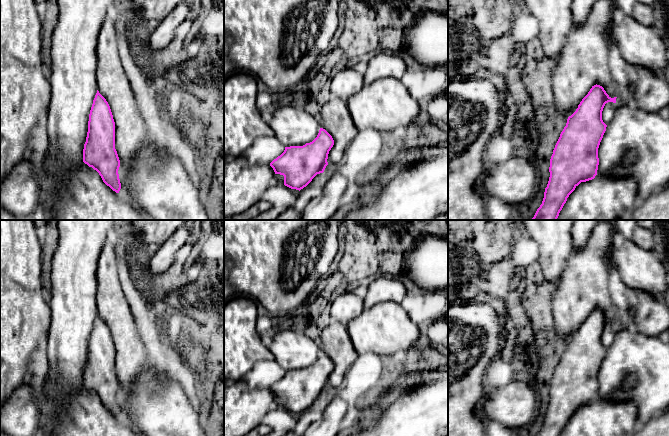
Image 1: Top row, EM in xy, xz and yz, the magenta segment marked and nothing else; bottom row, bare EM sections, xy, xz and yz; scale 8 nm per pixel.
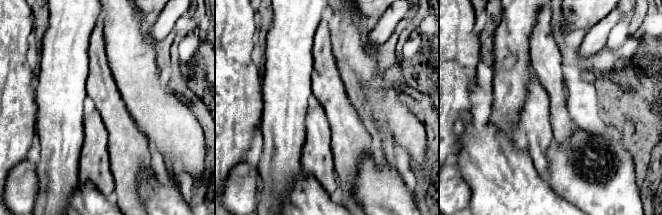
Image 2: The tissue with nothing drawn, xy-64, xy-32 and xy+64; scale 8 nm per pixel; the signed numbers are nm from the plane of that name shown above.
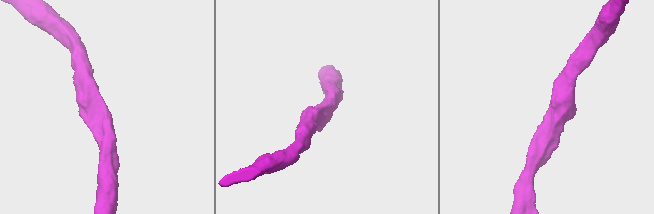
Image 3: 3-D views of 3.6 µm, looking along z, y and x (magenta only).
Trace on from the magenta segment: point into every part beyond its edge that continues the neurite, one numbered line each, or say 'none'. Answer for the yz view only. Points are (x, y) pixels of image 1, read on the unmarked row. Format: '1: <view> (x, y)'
none

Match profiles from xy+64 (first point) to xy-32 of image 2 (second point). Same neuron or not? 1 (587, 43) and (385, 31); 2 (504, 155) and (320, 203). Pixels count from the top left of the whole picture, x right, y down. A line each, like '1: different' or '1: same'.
1: same
2: same

